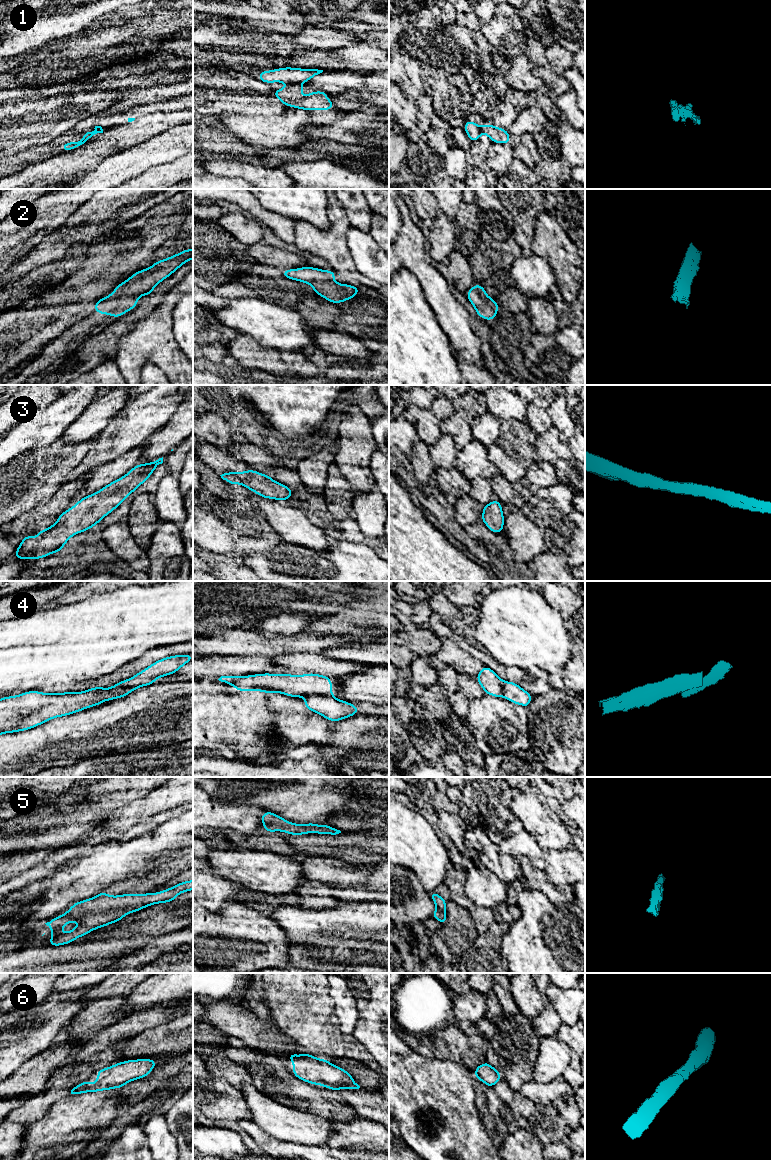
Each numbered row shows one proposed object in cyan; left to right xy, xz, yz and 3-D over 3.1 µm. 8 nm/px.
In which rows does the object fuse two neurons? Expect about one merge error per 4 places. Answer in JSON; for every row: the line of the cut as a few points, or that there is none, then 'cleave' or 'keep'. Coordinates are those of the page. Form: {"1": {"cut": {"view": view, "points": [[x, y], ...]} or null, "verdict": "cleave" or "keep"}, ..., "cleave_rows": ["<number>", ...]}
{"1": {"cut": {"view": "xz", "points": [[290, 83], [297, 84]]}, "verdict": "cleave"}, "2": {"cut": null, "verdict": "keep"}, "3": {"cut": null, "verdict": "keep"}, "4": {"cut": {"view": "xz", "points": [[331, 694], [310, 694], [305, 697]]}, "verdict": "cleave"}, "5": {"cut": null, "verdict": "keep"}, "6": {"cut": null, "verdict": "keep"}, "cleave_rows": ["1", "4"]}

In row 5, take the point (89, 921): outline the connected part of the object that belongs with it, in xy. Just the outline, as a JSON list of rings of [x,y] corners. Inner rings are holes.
[[[188,880],[157,893],[110,896],[106,892],[101,892],[90,899],[78,901],[66,913],[45,923],[53,932],[48,946],[69,944],[95,929],[119,922],[126,914],[154,904],[174,901],[180,893],[191,890],[193,880]],[[72,921],[79,921],[80,925],[67,933],[61,933],[60,929]]]

